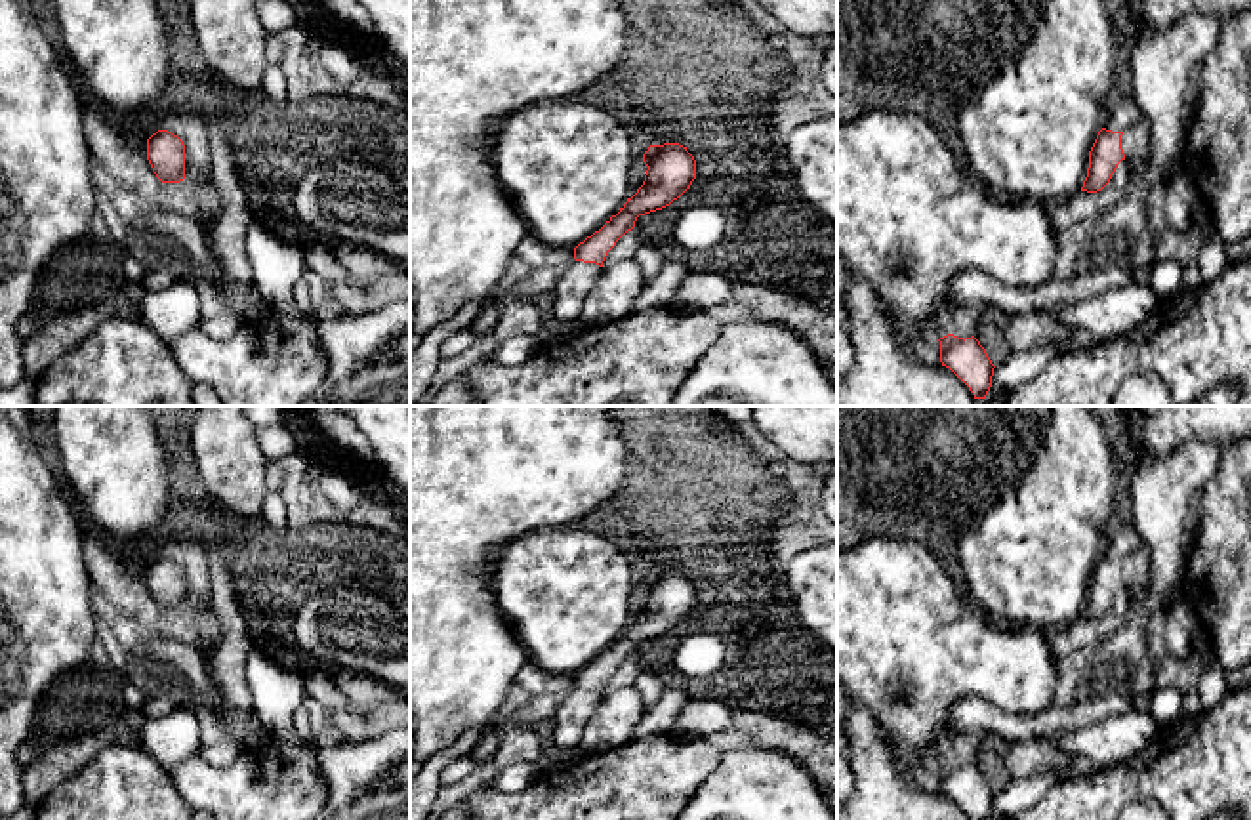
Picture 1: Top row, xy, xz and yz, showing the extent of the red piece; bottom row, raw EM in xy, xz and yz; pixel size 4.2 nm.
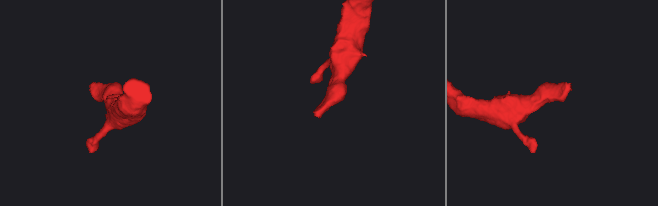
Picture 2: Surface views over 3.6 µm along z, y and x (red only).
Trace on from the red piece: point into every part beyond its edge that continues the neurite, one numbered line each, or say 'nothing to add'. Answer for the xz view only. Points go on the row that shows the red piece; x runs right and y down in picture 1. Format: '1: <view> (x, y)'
1: xz (578, 279)

